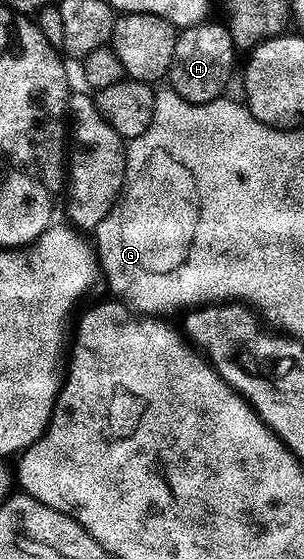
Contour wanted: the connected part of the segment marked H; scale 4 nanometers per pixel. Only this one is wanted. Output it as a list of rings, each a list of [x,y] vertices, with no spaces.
[[[206,20],[198,26],[184,27],[177,35],[175,56],[169,66],[167,82],[171,89],[188,102],[210,102],[226,93],[225,85],[233,74],[235,47],[229,27],[220,21]]]

